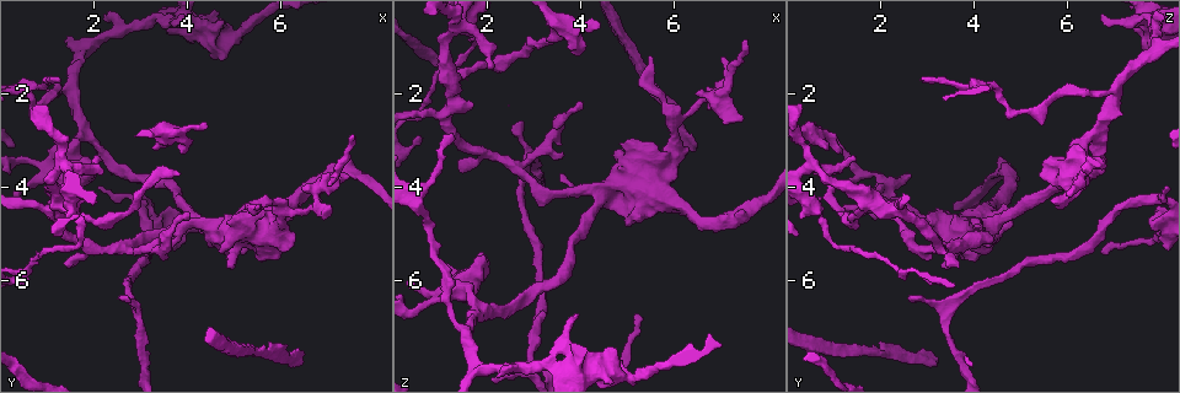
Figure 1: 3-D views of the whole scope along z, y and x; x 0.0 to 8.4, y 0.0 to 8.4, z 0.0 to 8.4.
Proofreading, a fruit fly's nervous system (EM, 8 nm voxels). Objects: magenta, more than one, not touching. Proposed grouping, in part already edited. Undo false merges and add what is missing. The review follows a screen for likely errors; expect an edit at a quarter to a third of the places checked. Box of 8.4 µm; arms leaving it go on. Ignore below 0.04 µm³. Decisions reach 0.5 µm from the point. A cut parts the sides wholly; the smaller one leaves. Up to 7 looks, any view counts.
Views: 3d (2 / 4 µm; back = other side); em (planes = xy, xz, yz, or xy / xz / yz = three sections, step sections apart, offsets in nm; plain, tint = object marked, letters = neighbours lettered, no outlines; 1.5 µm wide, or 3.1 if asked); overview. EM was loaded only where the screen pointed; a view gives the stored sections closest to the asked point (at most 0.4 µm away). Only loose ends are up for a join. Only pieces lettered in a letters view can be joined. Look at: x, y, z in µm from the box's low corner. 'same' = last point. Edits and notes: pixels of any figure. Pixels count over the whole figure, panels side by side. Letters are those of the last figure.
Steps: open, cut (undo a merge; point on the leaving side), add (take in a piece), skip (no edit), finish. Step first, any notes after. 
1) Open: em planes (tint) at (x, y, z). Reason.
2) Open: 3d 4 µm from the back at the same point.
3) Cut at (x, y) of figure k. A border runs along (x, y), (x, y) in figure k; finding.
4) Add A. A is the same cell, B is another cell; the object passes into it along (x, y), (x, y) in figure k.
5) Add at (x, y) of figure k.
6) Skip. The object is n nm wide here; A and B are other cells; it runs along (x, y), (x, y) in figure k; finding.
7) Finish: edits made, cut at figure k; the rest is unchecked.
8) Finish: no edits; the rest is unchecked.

Open: 3d 4 µm from the back at (1.90, 3.80, 5.40).

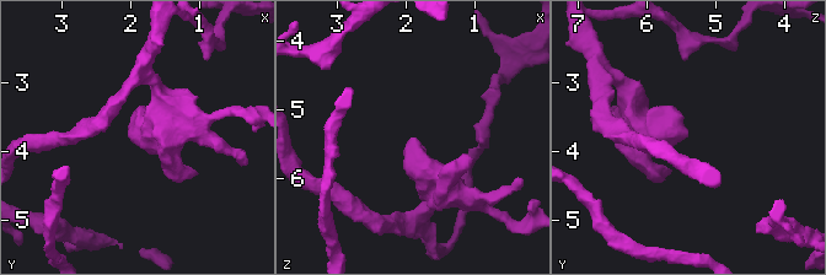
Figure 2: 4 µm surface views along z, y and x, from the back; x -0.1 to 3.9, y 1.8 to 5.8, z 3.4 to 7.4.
Open: em planes (letters) at (1.90, 3.80, 5.40).

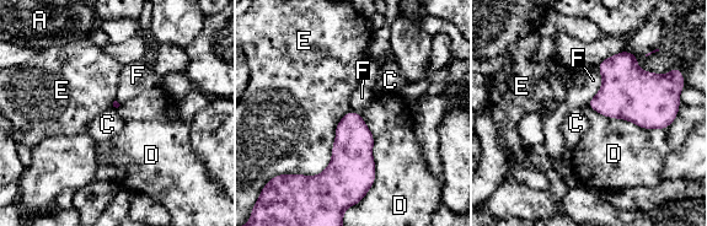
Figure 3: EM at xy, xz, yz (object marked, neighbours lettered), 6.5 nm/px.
Skip. A, C, D, E and F are other cells; none of them fits.

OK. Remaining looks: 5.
Open: em planes (plain) at (6.00, 4.60, 2.70). Thick turns thin.

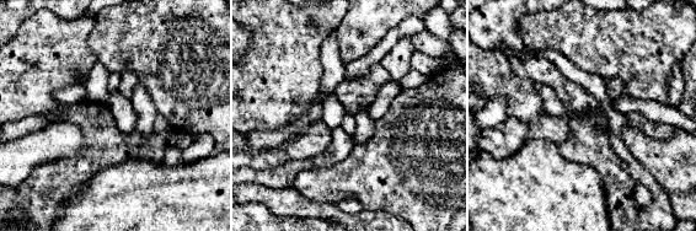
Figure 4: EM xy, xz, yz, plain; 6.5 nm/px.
Open: em planes (tint) at the same point. With the object marked.

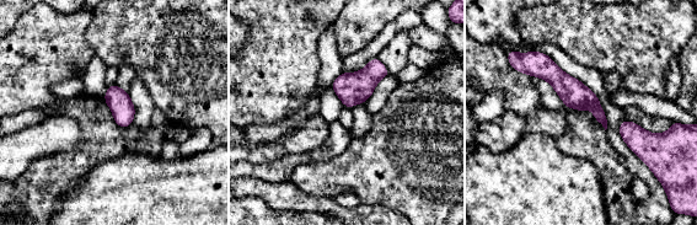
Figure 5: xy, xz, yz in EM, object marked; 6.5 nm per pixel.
Open: em planes (letters) at the same point. See the neighbours.

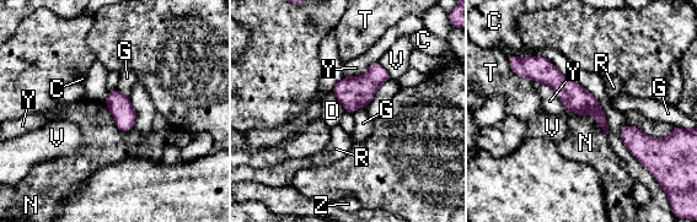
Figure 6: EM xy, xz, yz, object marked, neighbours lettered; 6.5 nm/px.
Skip. The object is 150 nm wide here; C, D, G, N, R, T, V, Y and Z are other cells; a border runs along (567, 110), (590, 114), (606, 135) in figure 6; all the same neuron.

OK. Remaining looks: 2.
Open: em xz step 4 (tint) at (7.45, 3.80, 2.50). Free end.

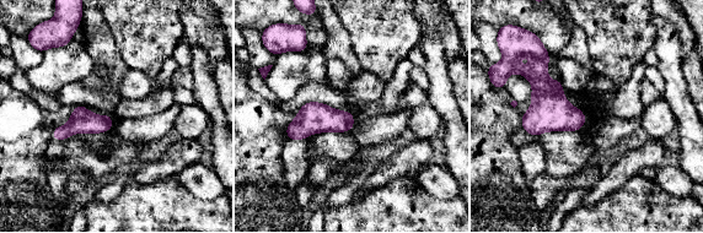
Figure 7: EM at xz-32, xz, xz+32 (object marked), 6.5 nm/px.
Open: em xz step 4 (letters) at the same point.

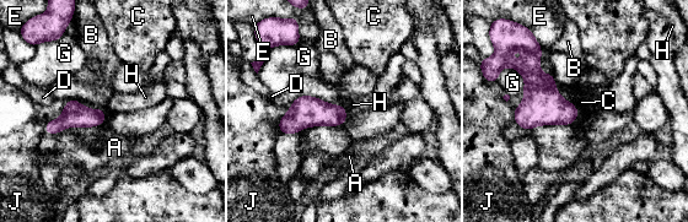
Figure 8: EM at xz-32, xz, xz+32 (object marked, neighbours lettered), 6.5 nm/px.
Skip. A, B, C, D, E, G, H and J are other cells; a border runs along (570, 102), (578, 110), (571, 124) in figure 8; none of them fits.

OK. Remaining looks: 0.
Finish: no edits; the rest is unchecked.

